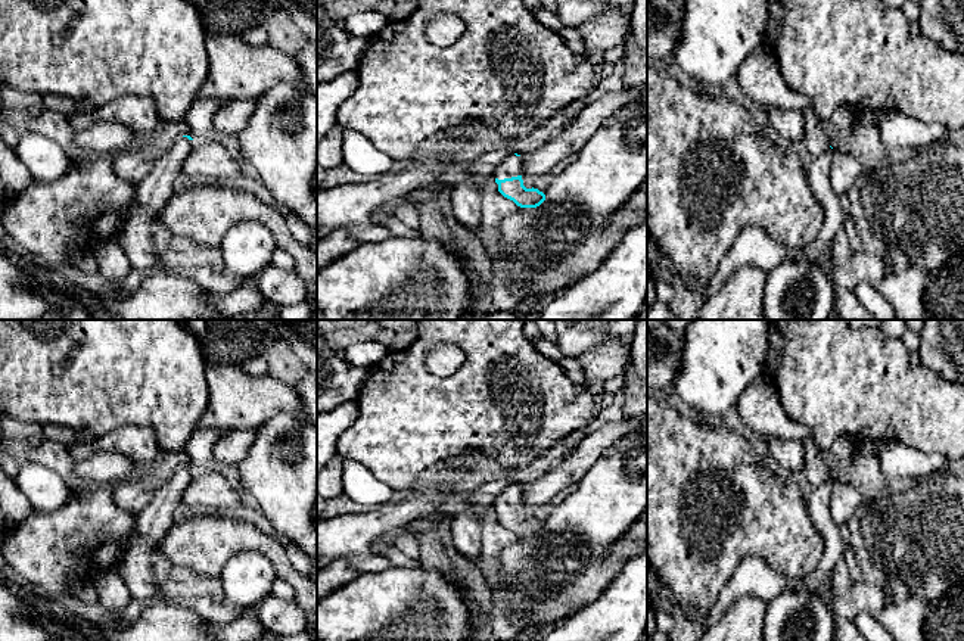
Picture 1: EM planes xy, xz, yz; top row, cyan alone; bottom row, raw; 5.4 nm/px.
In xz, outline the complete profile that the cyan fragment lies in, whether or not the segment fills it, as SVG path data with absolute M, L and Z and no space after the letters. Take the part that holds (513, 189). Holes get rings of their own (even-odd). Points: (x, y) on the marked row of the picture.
M517 153L507 156L494 171L498 192L520 208L539 206L545 200L545 195L534 187L526 189L520 172L522 156Z

